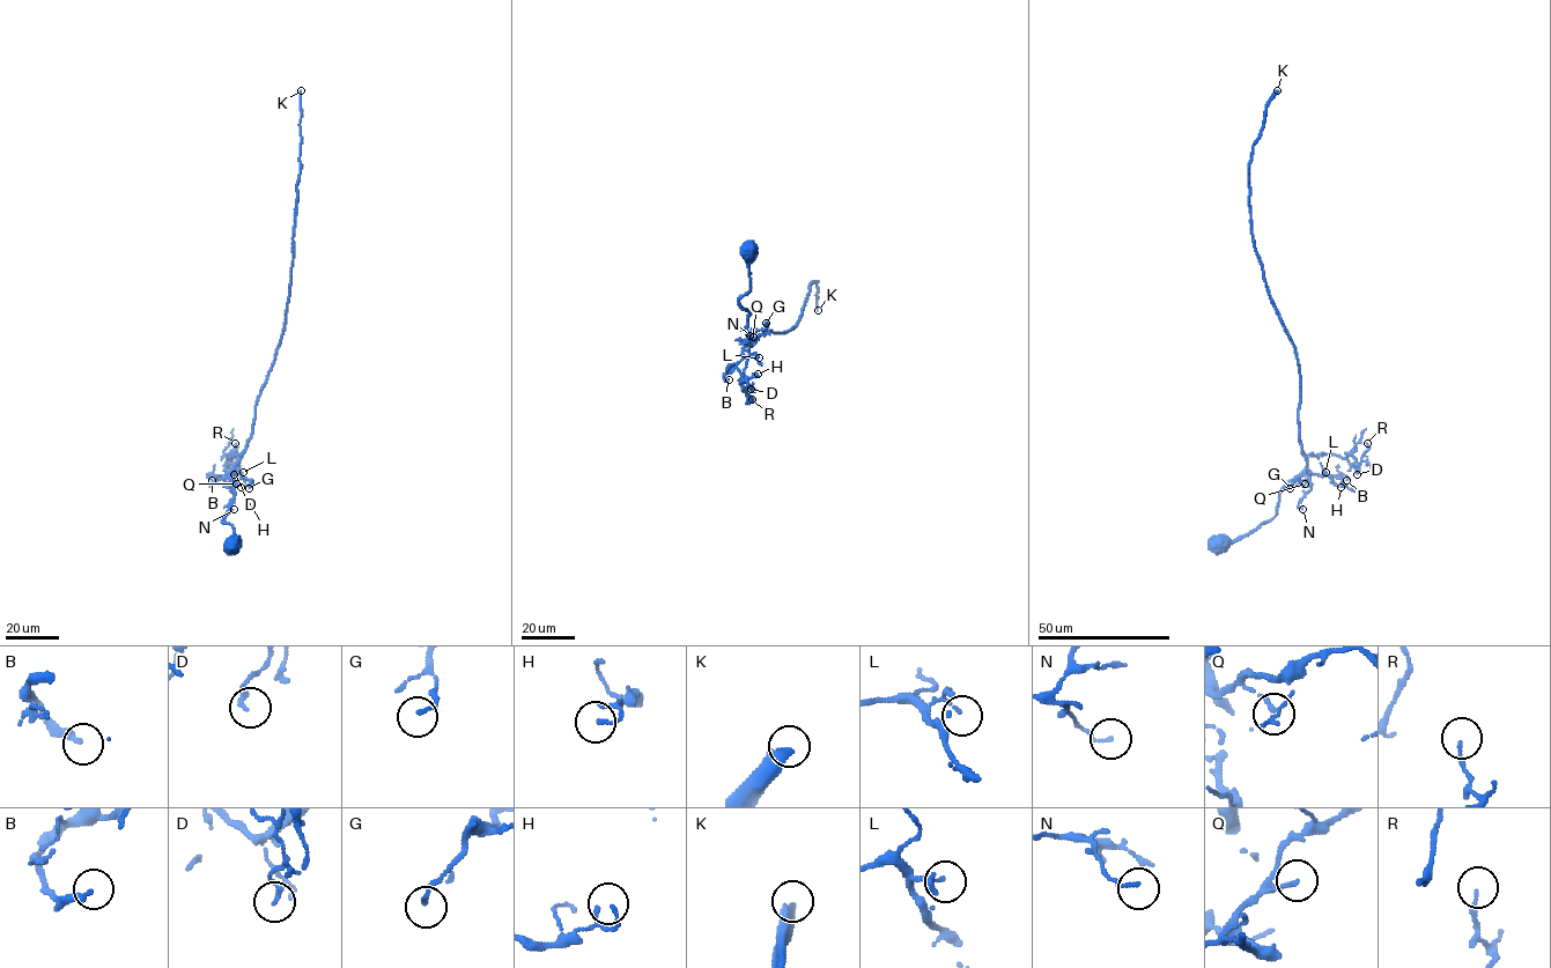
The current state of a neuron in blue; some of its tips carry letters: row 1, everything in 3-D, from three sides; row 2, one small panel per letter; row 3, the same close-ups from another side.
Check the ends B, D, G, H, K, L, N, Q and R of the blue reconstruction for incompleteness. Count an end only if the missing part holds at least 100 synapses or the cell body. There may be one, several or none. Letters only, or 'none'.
K

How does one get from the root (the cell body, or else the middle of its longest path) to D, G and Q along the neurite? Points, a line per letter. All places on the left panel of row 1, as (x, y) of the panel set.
D: (231, 546), (233, 527), (223, 519), (234, 494), (230, 472), (241, 457), (228, 458), (230, 451), (234, 474)
G: (231, 546), (233, 527), (223, 521), (234, 494), (230, 471), (230, 481), (244, 477), (251, 481), (249, 488)
Q: (231, 546), (233, 527), (223, 521), (234, 494), (230, 471), (228, 477), (236, 484)

